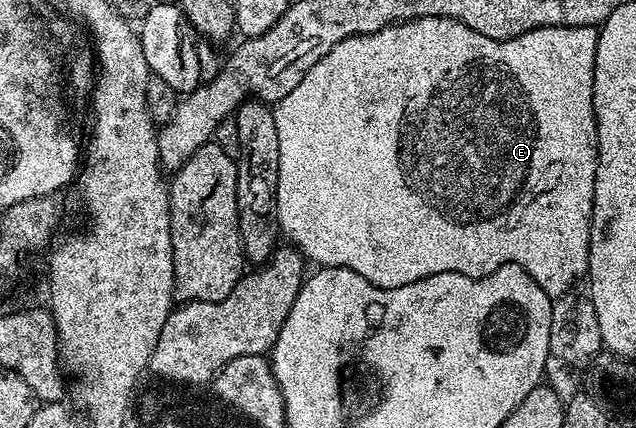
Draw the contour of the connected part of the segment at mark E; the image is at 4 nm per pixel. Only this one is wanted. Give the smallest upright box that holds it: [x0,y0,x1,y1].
[273,16,597,298]

